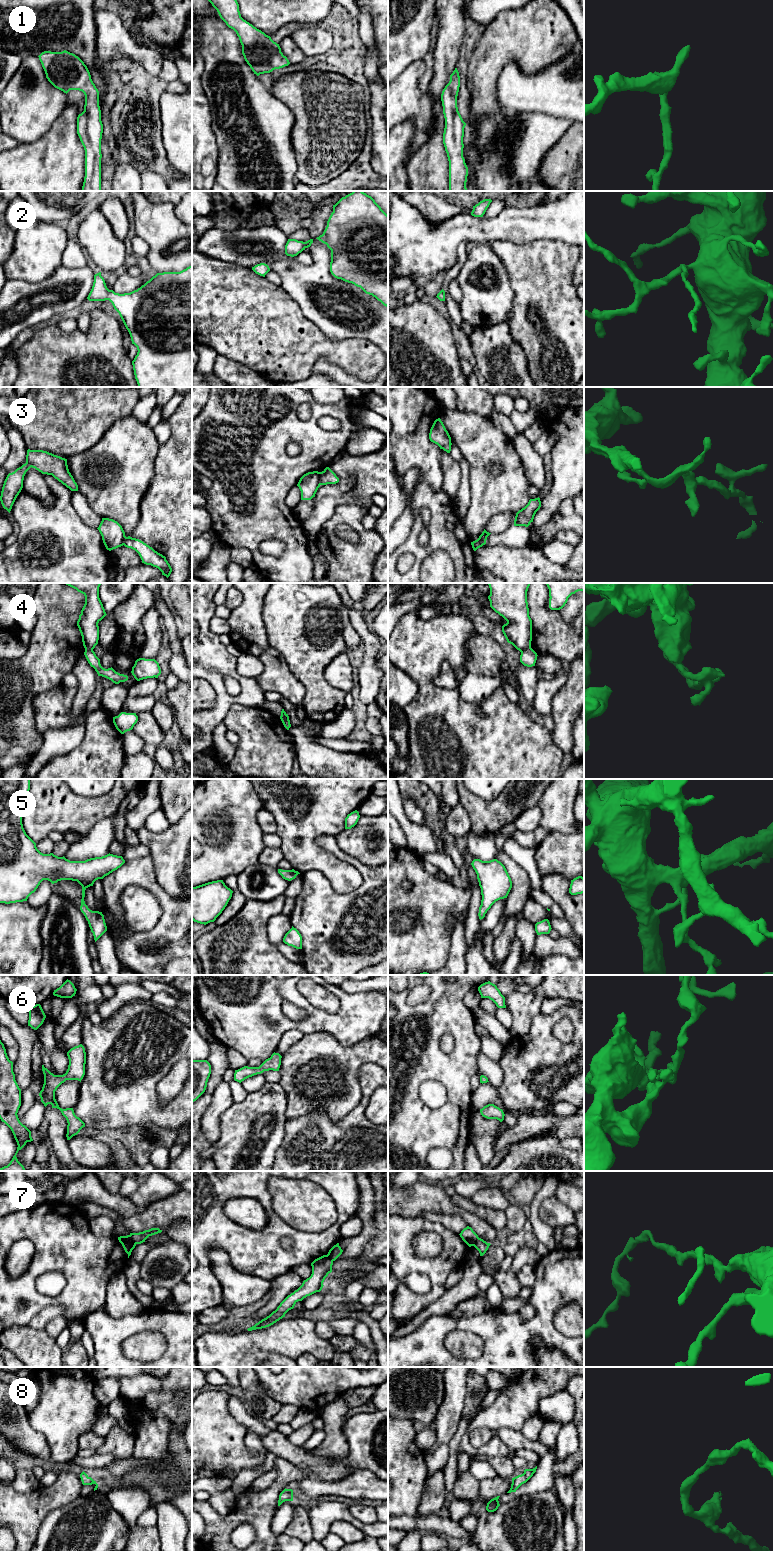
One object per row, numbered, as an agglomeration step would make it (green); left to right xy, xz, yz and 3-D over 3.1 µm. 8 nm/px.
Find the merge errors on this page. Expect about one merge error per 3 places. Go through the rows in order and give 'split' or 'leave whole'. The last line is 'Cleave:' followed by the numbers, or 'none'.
1: leave whole
2: leave whole
3: split
4: split
5: leave whole
6: leave whole
7: split
8: leave whole
Cleave: 3, 4, 7

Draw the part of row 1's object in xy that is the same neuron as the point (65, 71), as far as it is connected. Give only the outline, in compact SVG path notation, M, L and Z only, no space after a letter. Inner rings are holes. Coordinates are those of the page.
M66 50L62 52L44 51L39 60L48 81L57 89L68 93L70 90L82 91L85 95L84 111L77 117L77 134L85 150L85 177L81 191L101 191L101 139L103 124L99 106L99 91L91 79L84 62L75 54Z

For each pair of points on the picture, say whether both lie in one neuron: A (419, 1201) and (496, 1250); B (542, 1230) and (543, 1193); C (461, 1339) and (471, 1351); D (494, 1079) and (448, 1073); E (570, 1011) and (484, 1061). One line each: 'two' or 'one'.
A: two
B: one
C: one
D: two
E: two

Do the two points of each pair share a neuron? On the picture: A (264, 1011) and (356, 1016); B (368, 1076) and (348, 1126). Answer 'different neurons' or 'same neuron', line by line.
A: same neuron
B: same neuron

